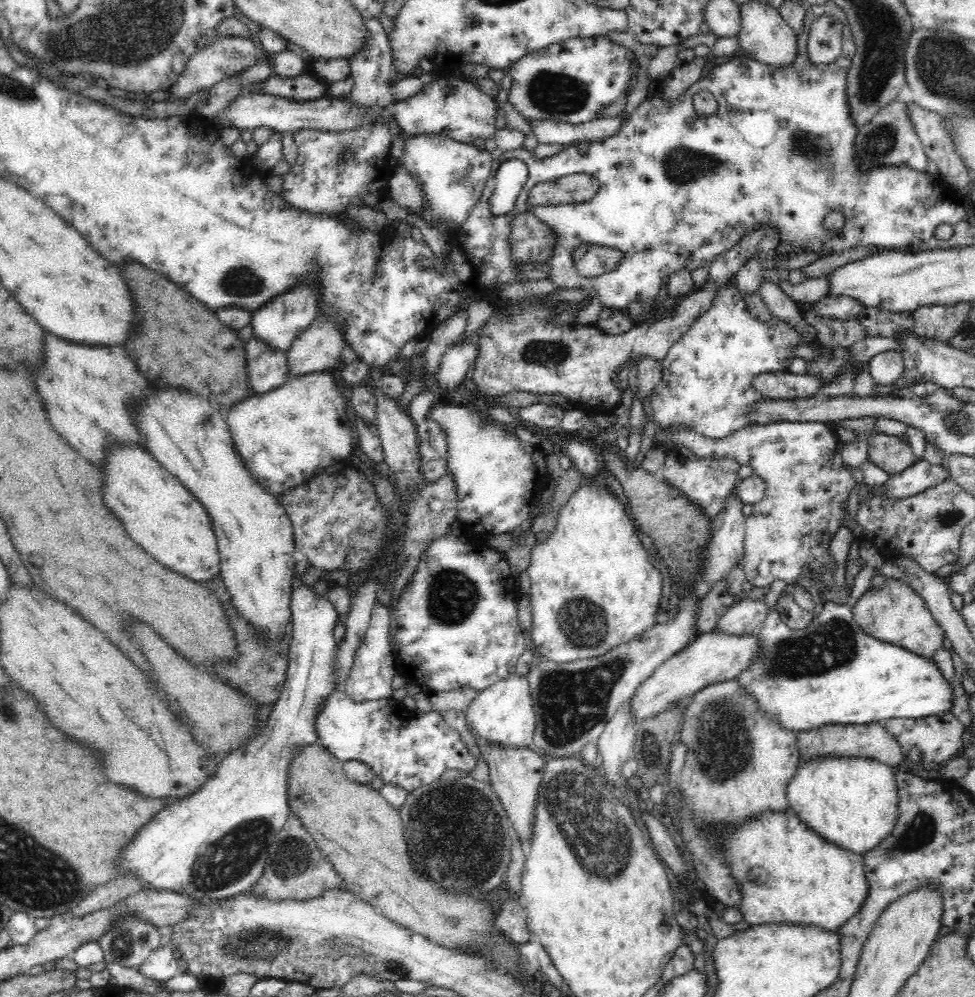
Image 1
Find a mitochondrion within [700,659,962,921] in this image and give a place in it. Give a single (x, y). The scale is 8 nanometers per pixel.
(921, 832)

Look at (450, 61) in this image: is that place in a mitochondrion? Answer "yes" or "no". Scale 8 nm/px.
no

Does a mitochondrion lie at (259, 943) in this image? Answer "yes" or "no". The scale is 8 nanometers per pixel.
yes

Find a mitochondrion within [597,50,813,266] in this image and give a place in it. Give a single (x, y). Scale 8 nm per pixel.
(682, 166)

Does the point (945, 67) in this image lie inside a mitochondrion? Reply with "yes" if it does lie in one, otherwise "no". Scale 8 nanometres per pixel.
yes

